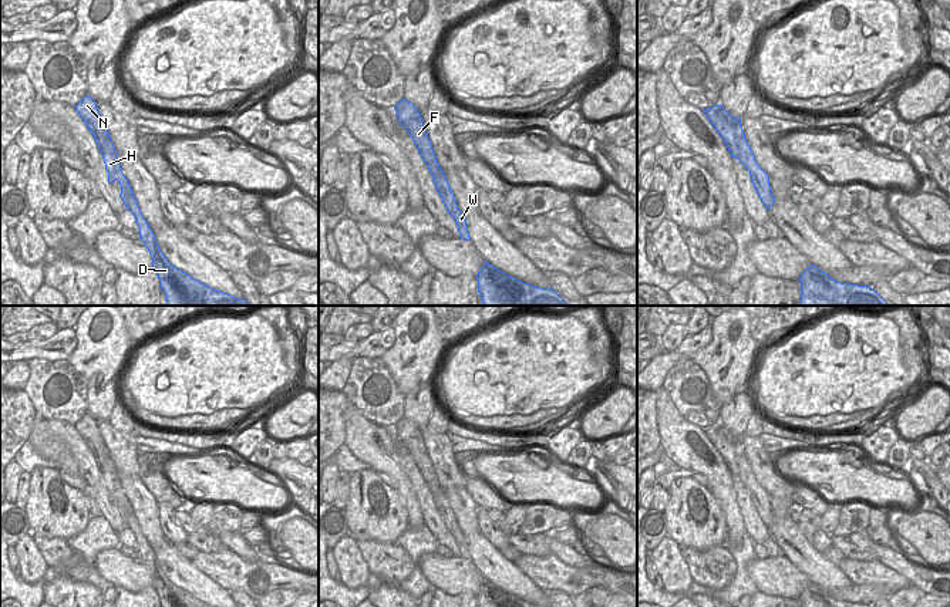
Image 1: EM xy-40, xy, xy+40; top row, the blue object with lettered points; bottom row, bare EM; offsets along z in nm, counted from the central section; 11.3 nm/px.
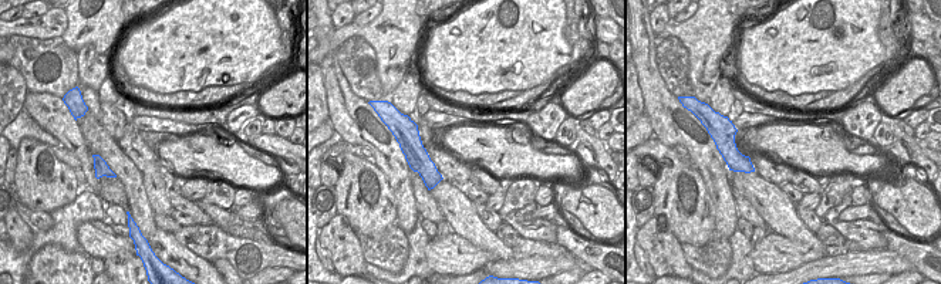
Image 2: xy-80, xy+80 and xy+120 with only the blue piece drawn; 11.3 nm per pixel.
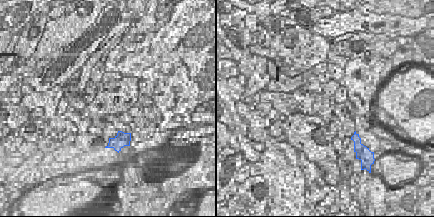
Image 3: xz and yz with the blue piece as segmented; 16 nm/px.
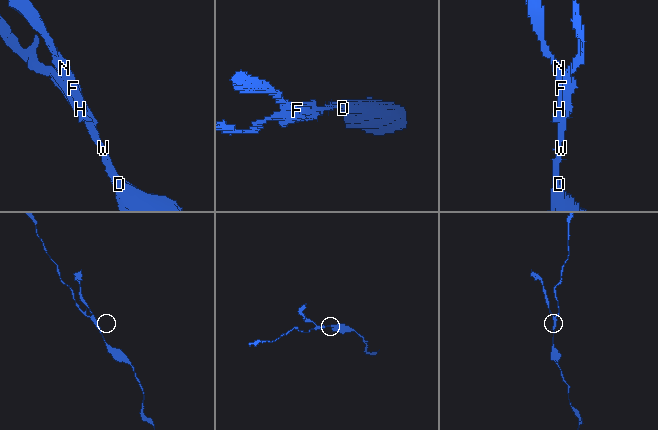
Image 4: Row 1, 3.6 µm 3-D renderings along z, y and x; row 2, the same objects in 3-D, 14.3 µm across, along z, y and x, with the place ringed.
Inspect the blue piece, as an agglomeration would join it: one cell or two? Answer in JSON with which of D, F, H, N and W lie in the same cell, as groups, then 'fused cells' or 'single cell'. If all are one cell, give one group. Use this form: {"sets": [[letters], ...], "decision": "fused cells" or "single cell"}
{"sets": [["D", "W"], ["F", "H", "N"]], "decision": "fused cells"}

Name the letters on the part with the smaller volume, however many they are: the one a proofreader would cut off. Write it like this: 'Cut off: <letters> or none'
Cut off: F, H, N.

